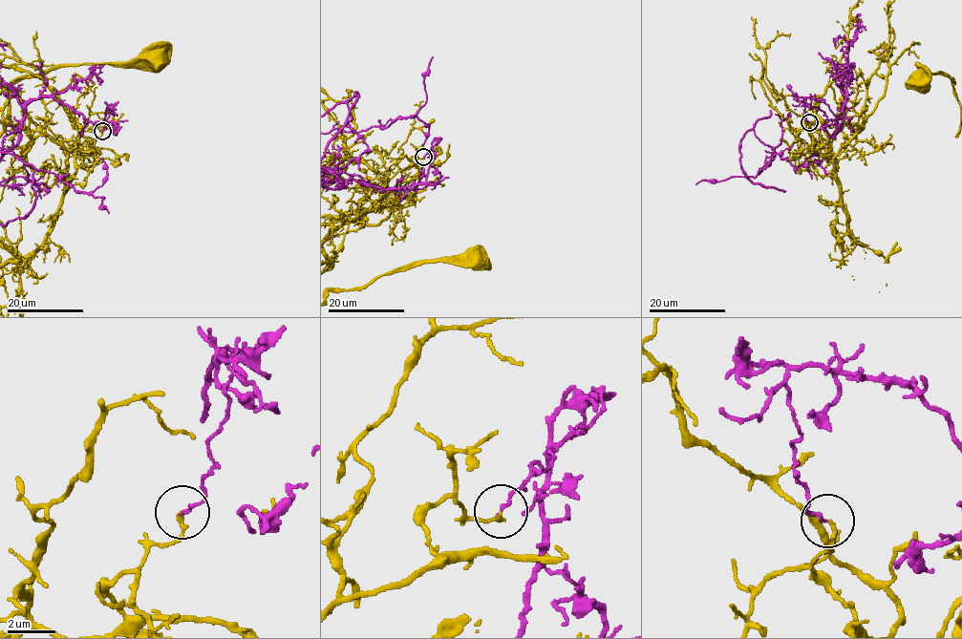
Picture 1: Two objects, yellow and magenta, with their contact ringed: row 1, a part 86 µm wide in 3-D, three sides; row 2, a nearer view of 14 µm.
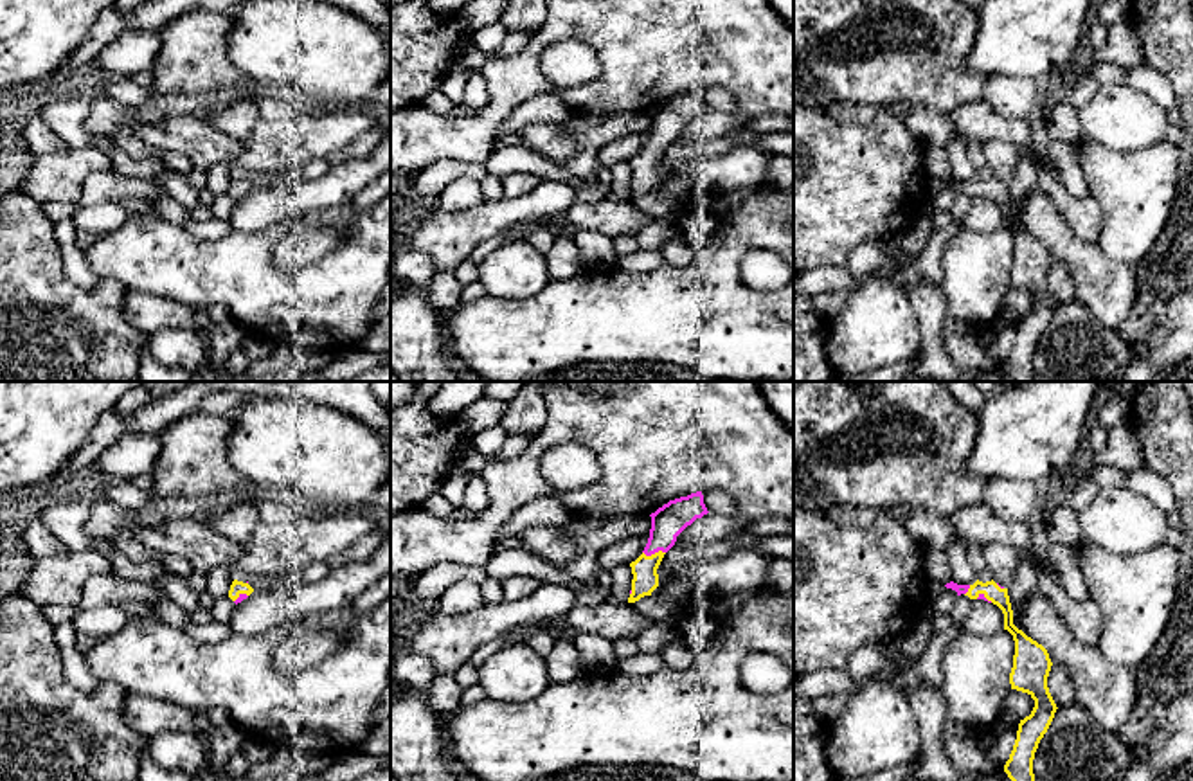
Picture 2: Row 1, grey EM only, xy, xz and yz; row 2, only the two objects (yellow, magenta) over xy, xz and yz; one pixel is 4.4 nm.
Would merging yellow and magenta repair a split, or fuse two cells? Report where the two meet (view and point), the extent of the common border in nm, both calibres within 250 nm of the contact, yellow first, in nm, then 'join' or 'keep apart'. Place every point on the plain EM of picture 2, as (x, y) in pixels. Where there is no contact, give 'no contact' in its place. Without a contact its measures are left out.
meets yellow in xz at (655, 150); contact 100 nm long; 110 nm thick on the yellow side, 150 nm on the other; keep apart

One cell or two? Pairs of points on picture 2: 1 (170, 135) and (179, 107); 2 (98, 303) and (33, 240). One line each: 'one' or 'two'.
1: two
2: one

